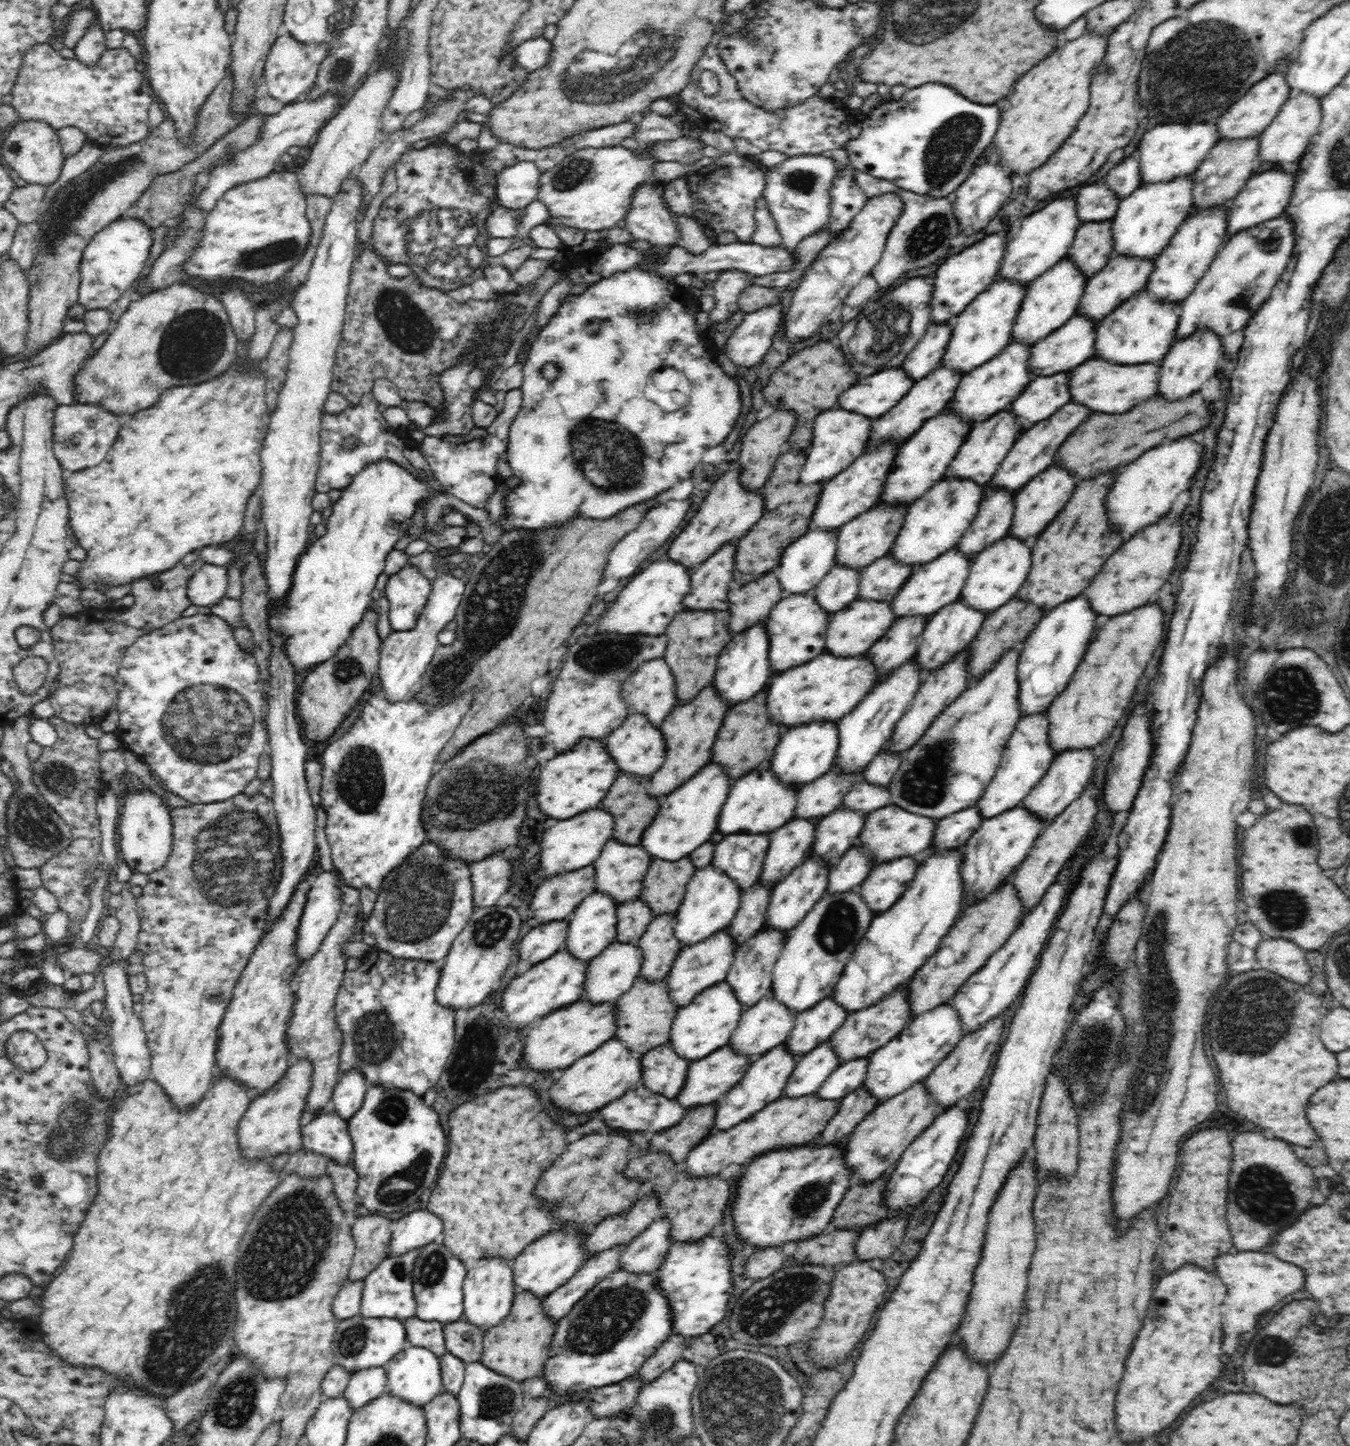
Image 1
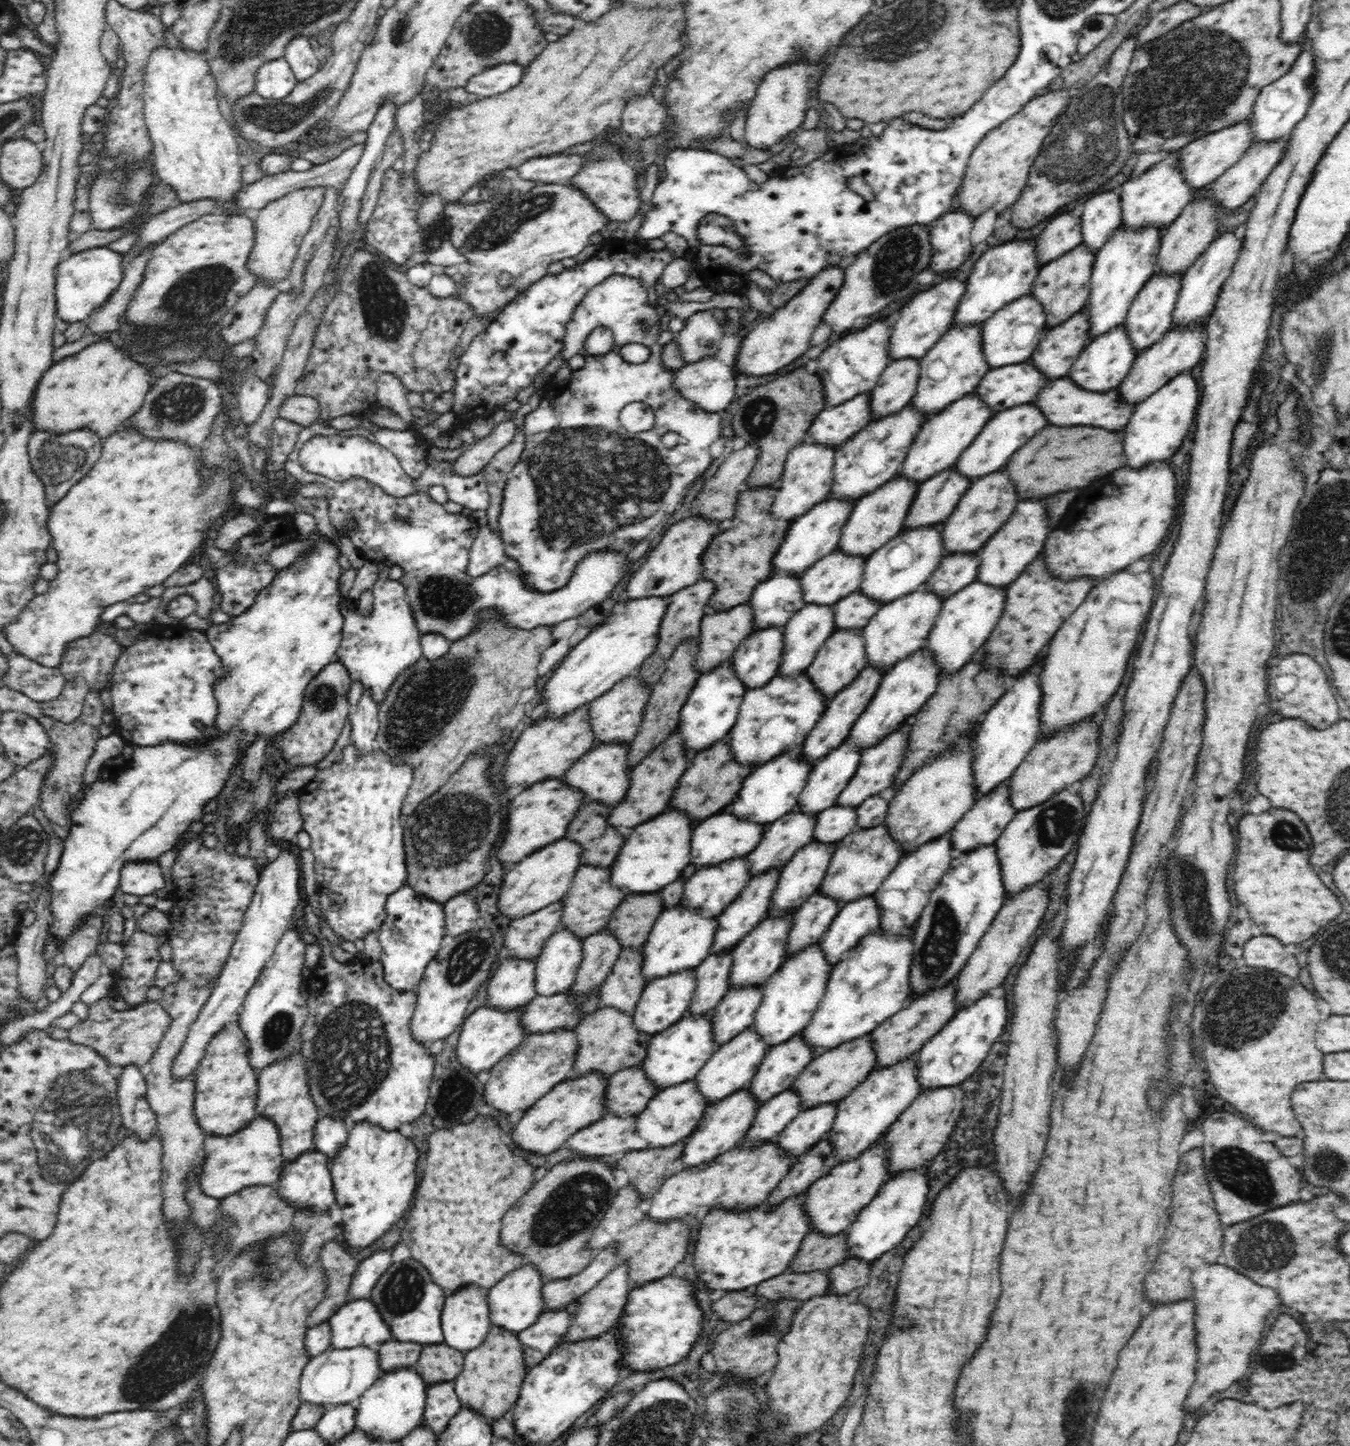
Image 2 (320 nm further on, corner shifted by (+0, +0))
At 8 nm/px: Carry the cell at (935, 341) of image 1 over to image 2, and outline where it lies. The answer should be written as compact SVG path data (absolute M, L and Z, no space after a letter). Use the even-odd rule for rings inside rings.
M918 358L892 361L871 390L870 408L873 420L897 413L916 394L920 365Z

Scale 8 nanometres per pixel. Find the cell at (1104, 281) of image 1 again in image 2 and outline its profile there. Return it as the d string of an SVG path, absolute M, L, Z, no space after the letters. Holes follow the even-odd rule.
M1085 307L1066 322L1048 329L1028 361L1050 381L1064 378L1069 374L1074 361L1088 341L1090 341L1089 322Z

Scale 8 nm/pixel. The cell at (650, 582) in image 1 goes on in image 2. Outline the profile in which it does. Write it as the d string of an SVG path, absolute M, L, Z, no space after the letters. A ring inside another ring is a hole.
M646 596L624 602L622 612L614 610L607 622L592 629L559 663L541 691L547 716L562 718L576 708L588 705L606 694L622 678L635 674L640 665L654 654L659 641L660 623L670 597Z

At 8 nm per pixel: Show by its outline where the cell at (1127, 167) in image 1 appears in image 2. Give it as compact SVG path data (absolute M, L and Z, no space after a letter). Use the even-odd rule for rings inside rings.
M1112 190L1089 198L1080 216L1081 242L1095 255L1108 240L1110 232L1121 226L1121 218L1121 199Z

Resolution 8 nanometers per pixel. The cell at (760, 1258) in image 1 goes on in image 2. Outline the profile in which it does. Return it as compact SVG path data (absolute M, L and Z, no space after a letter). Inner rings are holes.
M755 1286L726 1292L720 1299L711 1304L711 1309L718 1314L718 1318L726 1322L740 1322L752 1314L764 1298L757 1296Z

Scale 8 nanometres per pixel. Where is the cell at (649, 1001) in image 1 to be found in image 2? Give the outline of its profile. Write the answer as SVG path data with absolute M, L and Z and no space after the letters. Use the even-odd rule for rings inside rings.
M612 1006L592 1012L590 1016L586 1016L580 1024L574 1027L574 1031L579 1047L573 1062L571 1078L578 1078L578 1076L584 1076L590 1072L599 1072L609 1079L619 1070L641 1064L647 1053L648 1043L653 1037L652 1034L644 1034L634 1028L632 1013L624 1013Z

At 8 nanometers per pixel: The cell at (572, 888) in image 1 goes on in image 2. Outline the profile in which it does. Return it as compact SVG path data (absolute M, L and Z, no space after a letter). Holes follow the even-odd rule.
M563 901L536 910L528 916L511 919L504 935L502 957L518 960L536 960L545 942L562 928Z

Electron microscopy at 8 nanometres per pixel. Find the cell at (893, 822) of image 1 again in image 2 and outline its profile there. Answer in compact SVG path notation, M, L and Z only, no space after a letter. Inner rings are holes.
M885 823L878 824L874 828L860 828L856 832L850 832L848 836L835 842L830 864L818 891L824 896L838 900L840 904L871 896L880 888L884 879L896 868L904 856L906 854L890 836Z

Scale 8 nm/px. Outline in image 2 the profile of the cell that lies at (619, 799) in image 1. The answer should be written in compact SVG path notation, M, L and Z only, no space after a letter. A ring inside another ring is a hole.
M588 801L576 811L565 837L582 847L581 866L610 867L624 844L627 831L620 831L607 823L612 807Z

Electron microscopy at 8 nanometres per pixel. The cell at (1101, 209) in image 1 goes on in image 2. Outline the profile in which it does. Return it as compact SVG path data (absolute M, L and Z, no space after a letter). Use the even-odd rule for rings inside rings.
M1070 213L1056 214L1046 227L1036 236L1036 256L1040 267L1060 258L1070 249L1082 244L1081 219Z

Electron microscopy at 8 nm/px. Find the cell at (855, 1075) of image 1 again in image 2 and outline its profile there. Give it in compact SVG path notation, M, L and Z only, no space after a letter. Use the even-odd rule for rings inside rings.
M826 1102L800 1111L776 1136L781 1150L796 1162L804 1152L808 1152L816 1142L826 1137L835 1119L837 1104Z

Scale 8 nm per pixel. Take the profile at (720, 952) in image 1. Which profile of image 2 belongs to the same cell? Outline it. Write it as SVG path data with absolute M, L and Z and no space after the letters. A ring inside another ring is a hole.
M695 969L653 979L646 985L646 988L644 988L644 992L642 992L640 1000L632 1012L634 1016L634 1028L638 1032L655 1035L673 1026L687 1015L688 1005L692 1000L695 990Z

